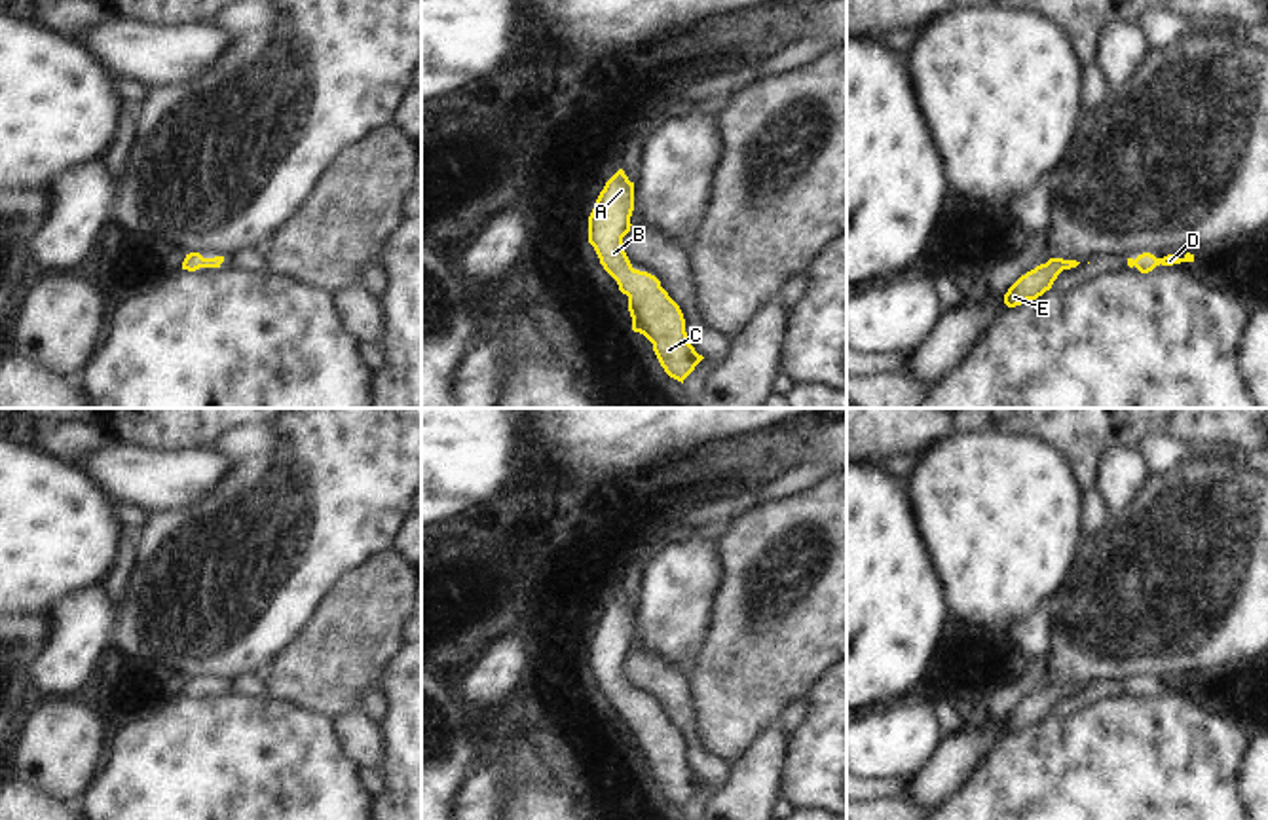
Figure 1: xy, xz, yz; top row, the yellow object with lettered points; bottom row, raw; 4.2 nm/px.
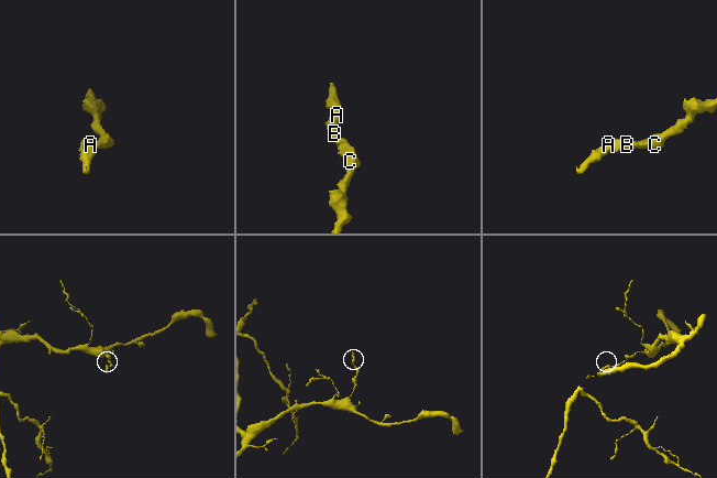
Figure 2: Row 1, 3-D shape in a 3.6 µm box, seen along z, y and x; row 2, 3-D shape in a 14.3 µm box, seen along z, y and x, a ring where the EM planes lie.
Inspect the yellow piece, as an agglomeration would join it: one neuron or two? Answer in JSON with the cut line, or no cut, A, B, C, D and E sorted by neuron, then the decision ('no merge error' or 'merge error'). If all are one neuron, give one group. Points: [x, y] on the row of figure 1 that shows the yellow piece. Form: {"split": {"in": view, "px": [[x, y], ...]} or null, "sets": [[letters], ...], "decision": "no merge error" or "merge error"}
{"split": null, "sets": [["A", "B", "C", "D", "E"]], "decision": "no merge error"}

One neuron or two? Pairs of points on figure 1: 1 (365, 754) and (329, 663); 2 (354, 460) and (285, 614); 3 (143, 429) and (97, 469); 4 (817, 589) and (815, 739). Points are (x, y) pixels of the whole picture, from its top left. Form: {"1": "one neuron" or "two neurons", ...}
{"1": "two neurons", "2": "one neuron", "3": "two neurons", "4": "two neurons"}

